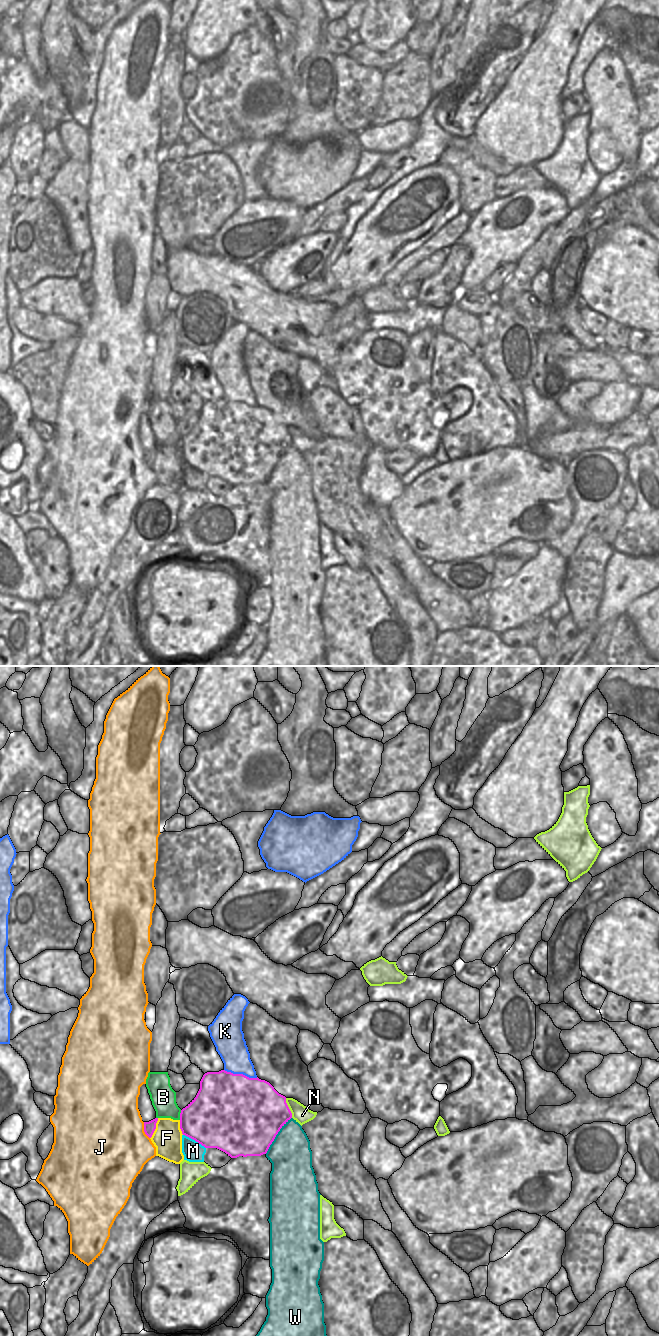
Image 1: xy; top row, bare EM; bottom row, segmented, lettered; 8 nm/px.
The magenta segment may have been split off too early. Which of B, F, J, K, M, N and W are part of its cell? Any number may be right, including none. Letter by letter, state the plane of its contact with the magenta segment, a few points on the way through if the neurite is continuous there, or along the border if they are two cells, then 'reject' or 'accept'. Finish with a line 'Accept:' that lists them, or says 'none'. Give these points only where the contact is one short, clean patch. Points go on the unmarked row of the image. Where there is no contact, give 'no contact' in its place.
B: meets magenta in xy; reject
F: meets magenta in xy; border along xy (158, 446), (155, 458), (150, 466); reject
J: meets magenta in xy; border along xy (143, 450), (143, 459), (149, 466); reject
K: meets magenta in xy; reject
M: meets magenta in xy; border along xy (183, 462), (194, 467), (205, 476); reject
N: meets magenta in xy; reject
W: meets magenta in xy; reject
Accept: none

